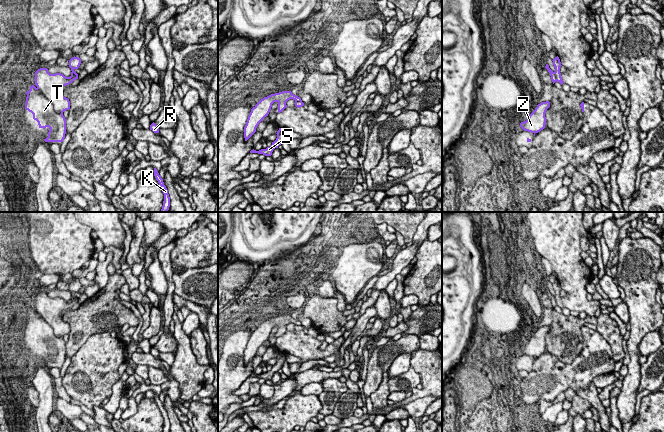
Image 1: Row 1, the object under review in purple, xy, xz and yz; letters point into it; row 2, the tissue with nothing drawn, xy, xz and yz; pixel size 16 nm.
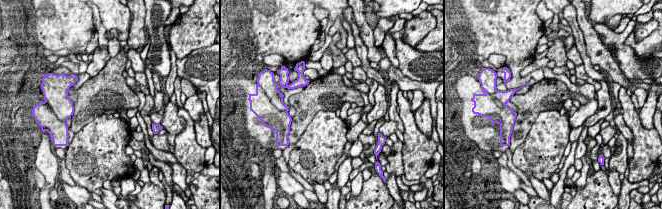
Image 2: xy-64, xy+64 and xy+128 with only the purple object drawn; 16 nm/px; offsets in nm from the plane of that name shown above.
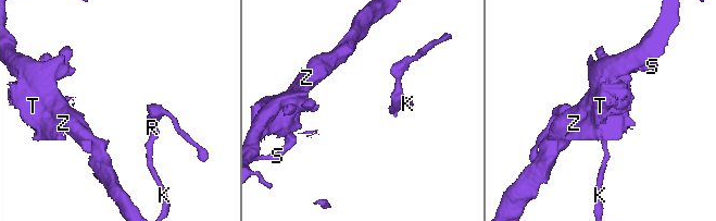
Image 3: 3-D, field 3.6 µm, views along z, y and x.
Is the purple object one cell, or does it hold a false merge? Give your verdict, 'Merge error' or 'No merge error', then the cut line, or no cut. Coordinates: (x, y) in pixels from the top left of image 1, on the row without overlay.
Merge error. Split along xy (37, 311), (52, 331), (57, 336), (62, 337)

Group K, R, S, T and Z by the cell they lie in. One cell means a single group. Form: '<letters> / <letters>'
K R S Z / T

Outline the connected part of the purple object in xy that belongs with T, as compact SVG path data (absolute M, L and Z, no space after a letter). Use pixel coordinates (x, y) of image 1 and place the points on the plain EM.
M34 309L26 316L25 333L33 338L39 352L49 351L45 366L63 366L66 358L66 343L63 337L57 337L53 329Z

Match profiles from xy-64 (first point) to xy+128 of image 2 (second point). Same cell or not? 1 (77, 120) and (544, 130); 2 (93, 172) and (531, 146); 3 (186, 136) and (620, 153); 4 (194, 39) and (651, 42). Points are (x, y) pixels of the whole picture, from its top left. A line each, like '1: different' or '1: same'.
1: different
2: same
3: different
4: different

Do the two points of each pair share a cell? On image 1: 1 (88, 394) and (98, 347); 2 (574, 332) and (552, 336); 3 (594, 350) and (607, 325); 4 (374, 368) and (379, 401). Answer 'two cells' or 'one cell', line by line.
1: one cell
2: one cell
3: two cells
4: two cells

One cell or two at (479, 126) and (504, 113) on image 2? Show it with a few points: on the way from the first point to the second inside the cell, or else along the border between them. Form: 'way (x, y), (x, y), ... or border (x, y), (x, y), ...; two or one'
way (485, 126), (492, 125), (498, 119); one

